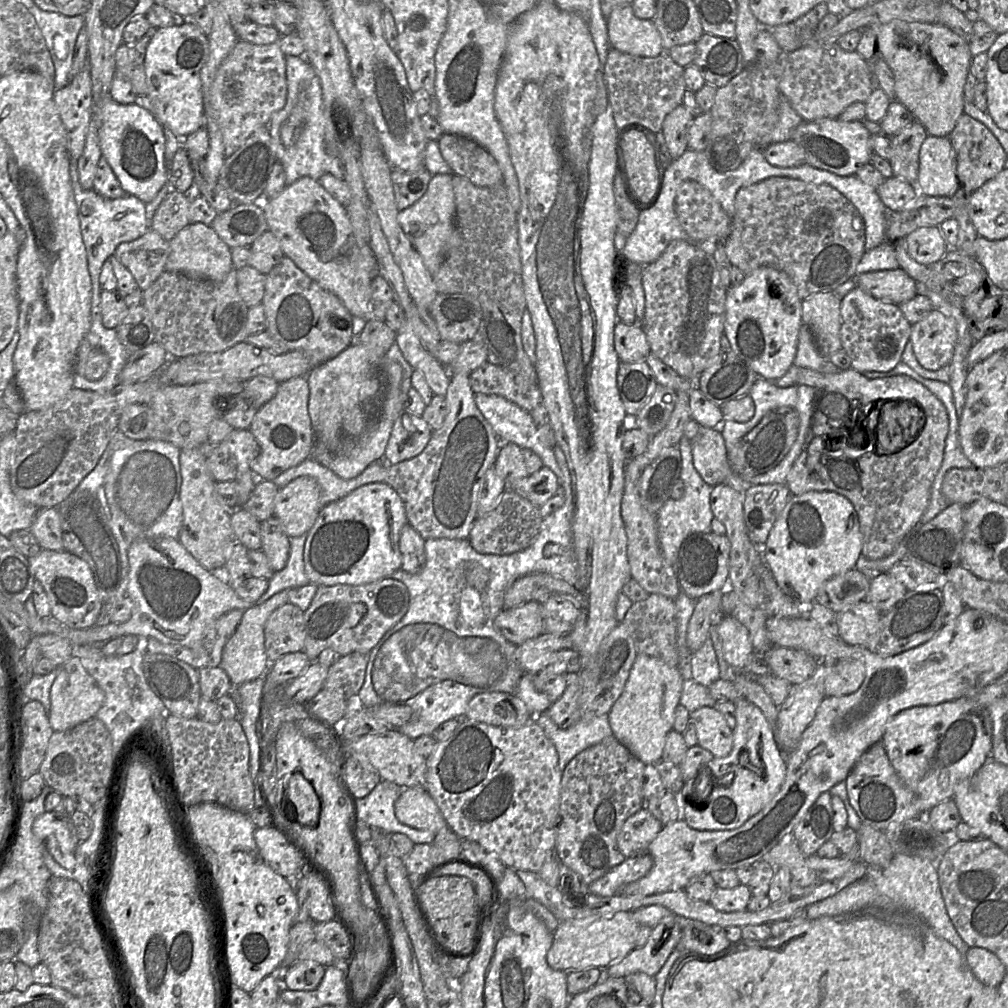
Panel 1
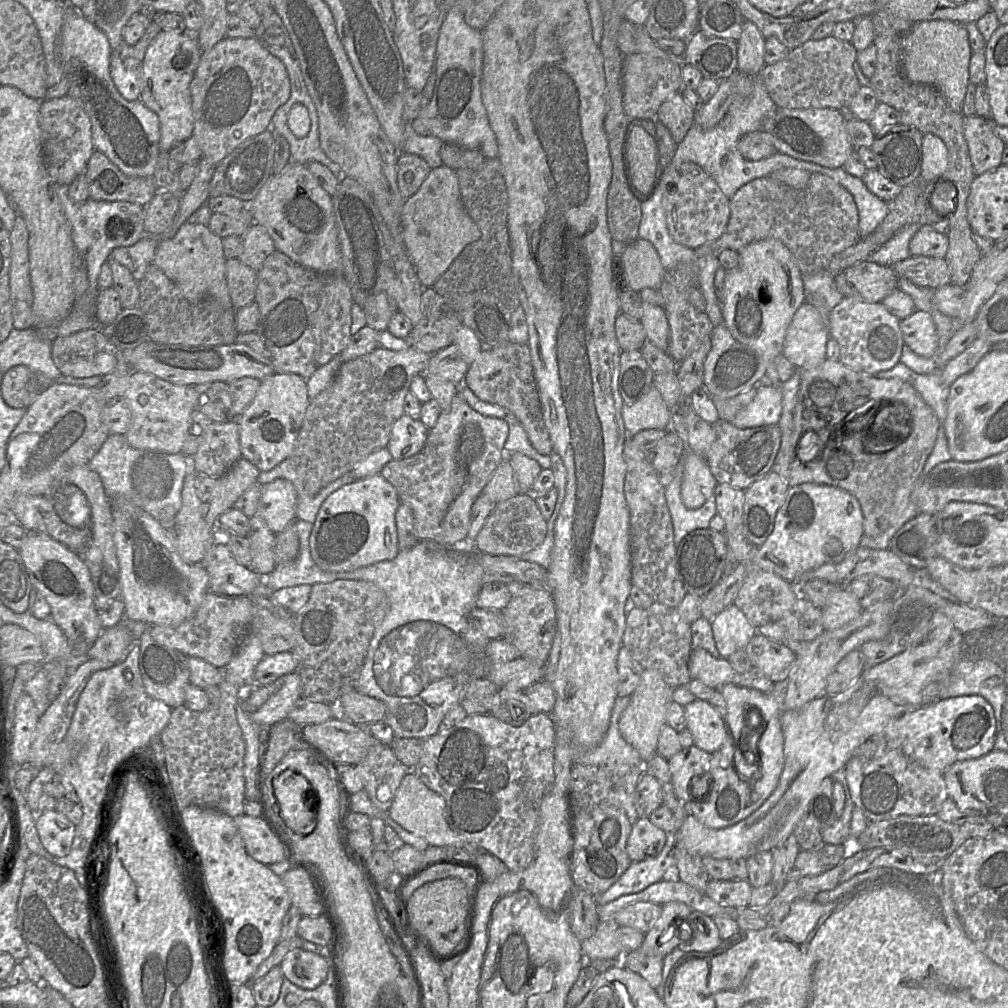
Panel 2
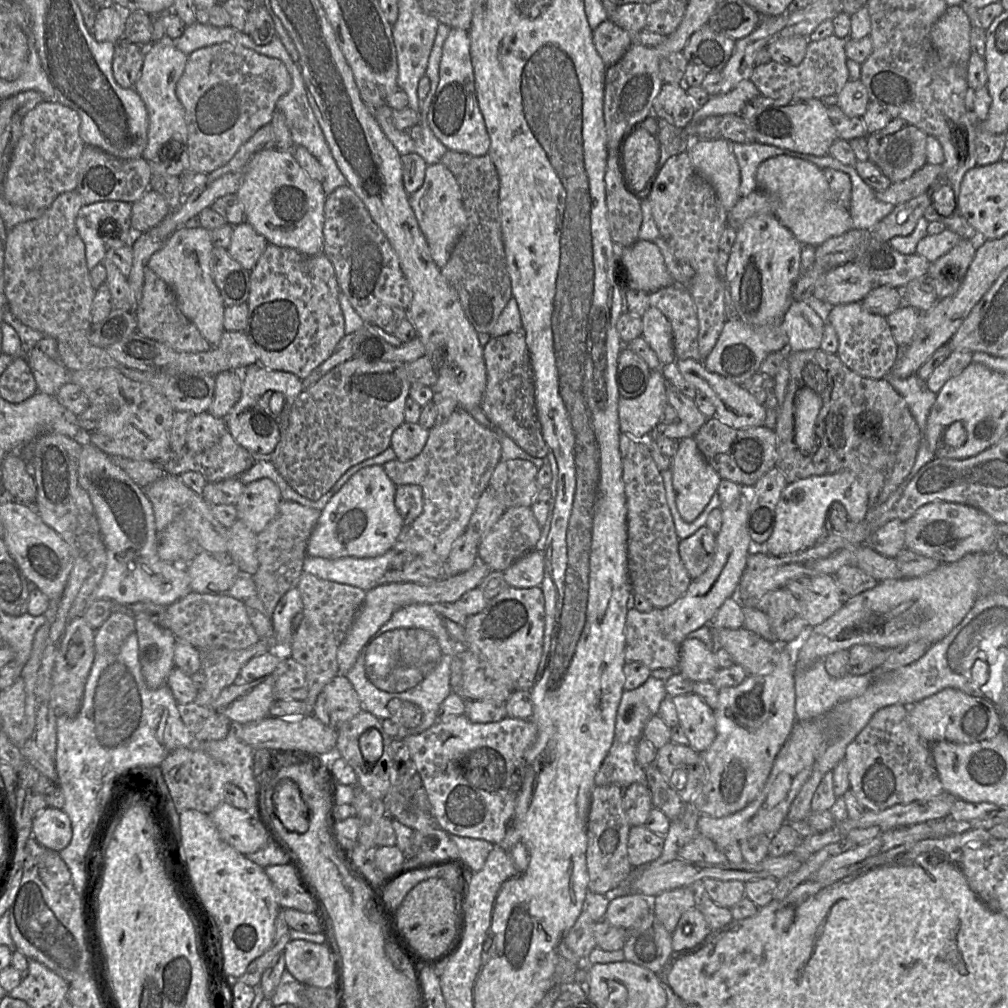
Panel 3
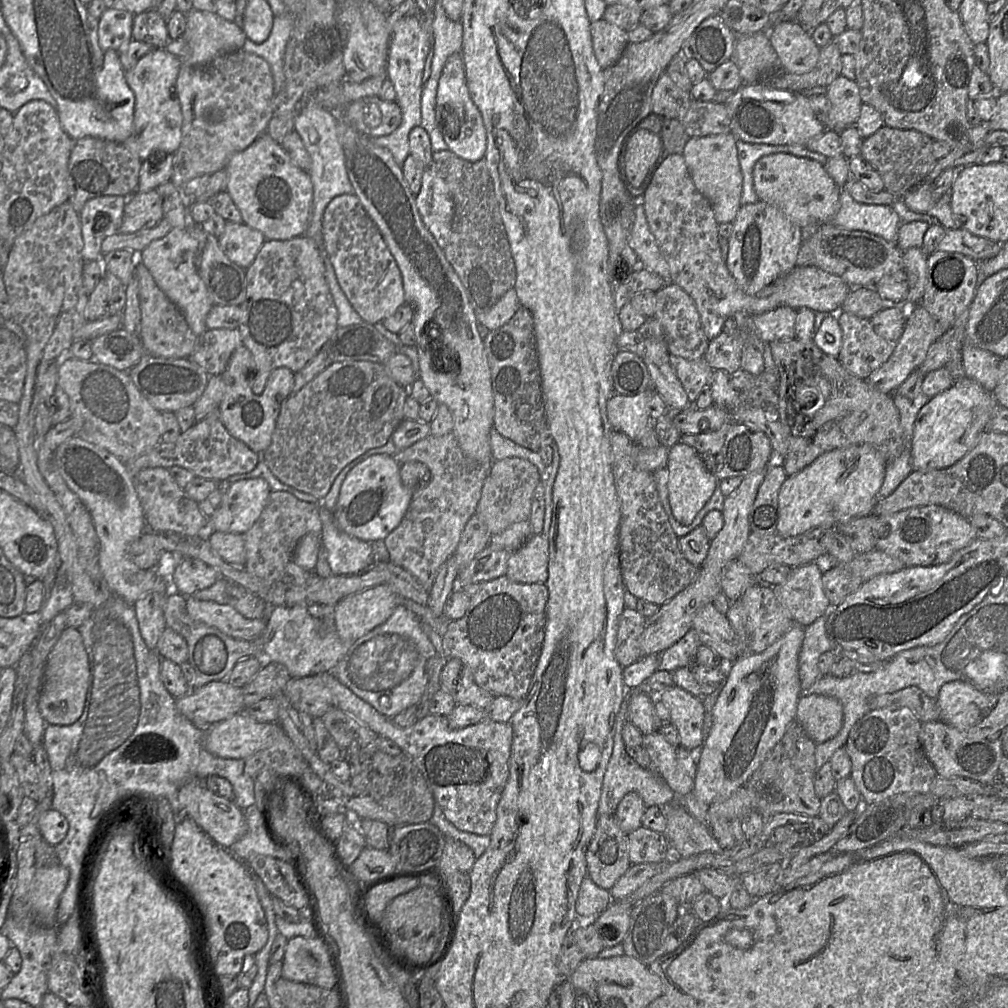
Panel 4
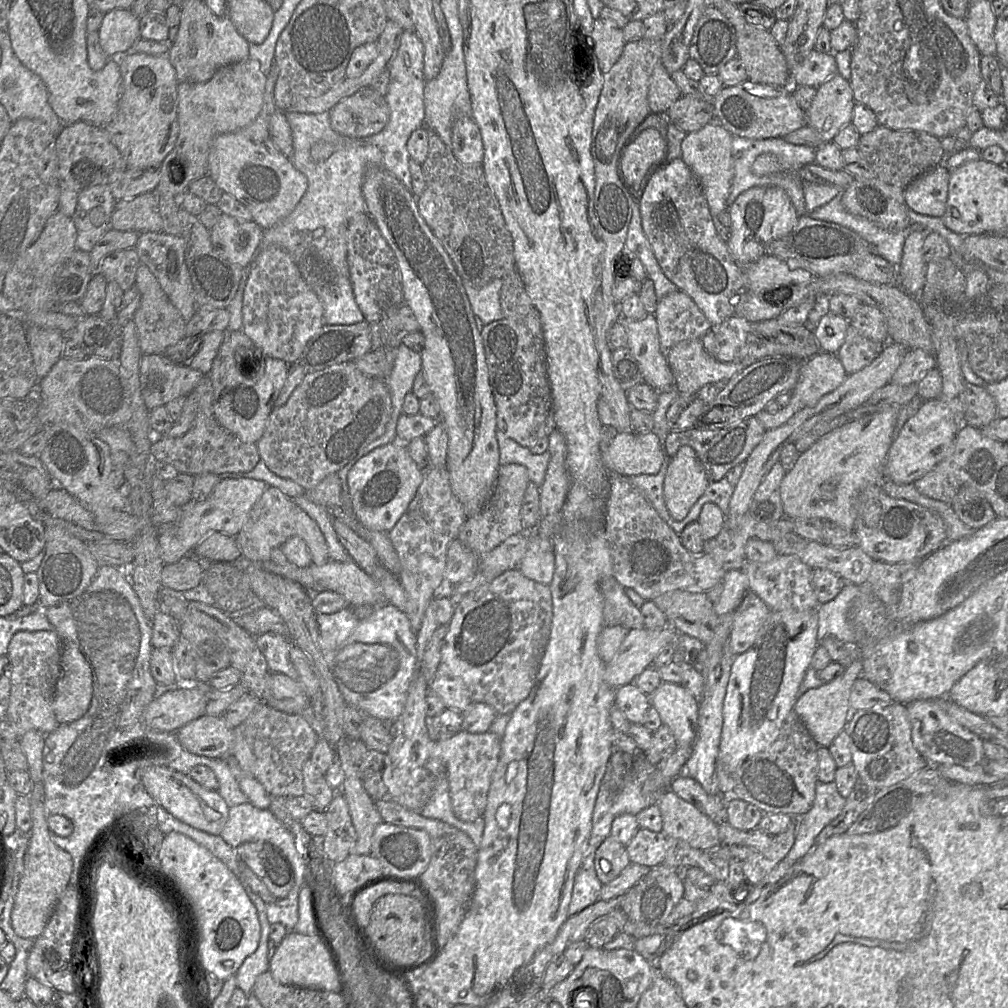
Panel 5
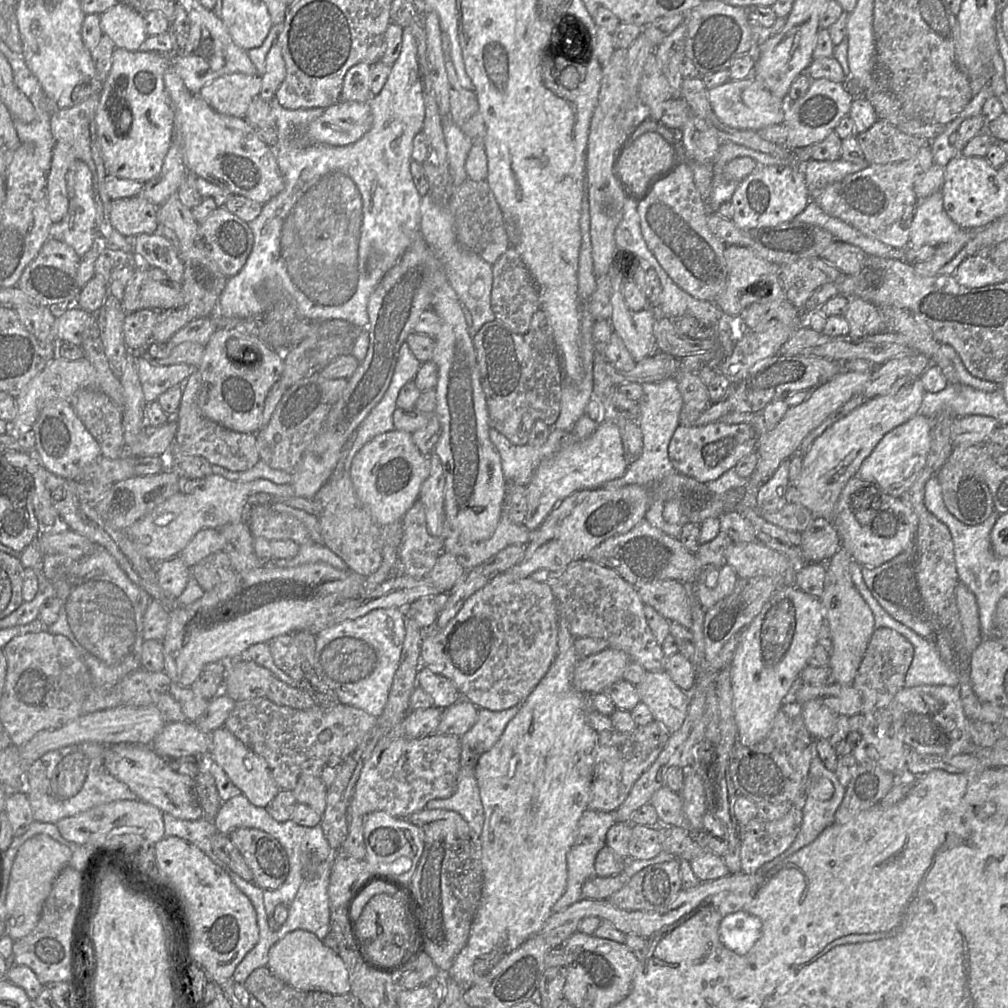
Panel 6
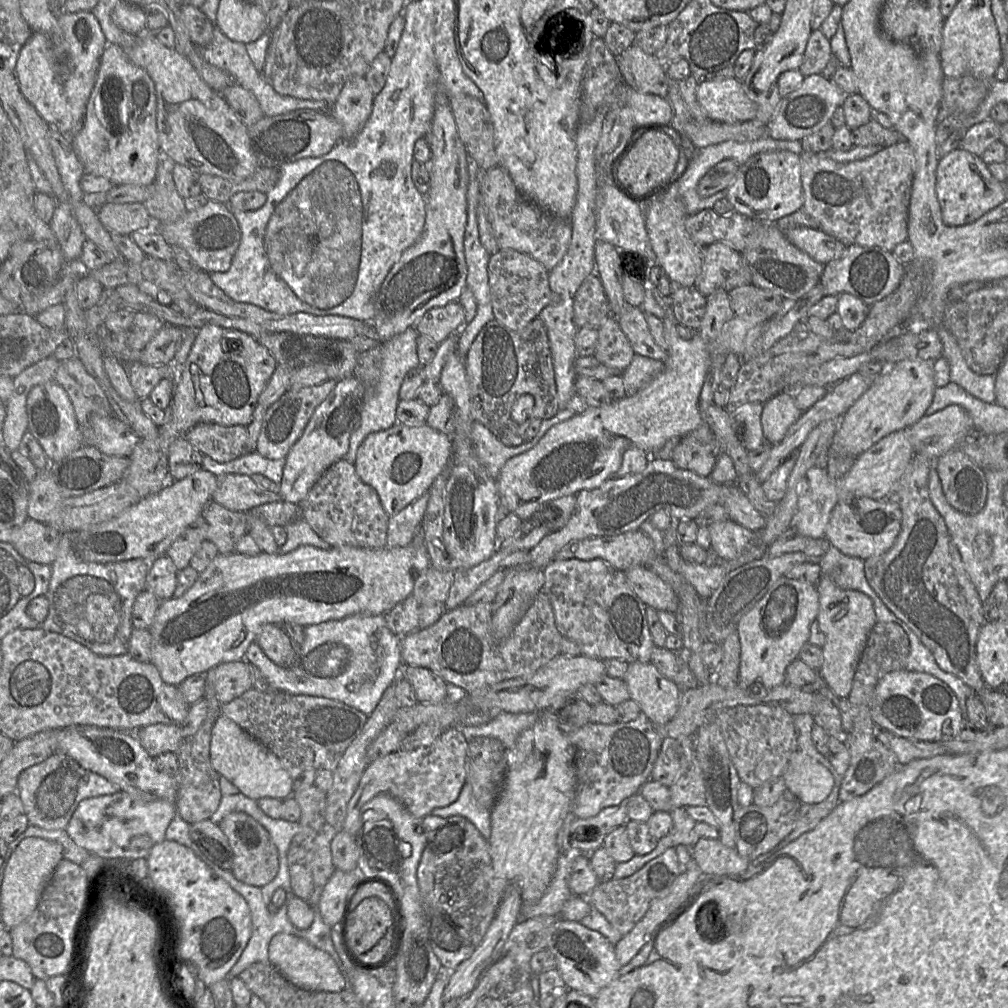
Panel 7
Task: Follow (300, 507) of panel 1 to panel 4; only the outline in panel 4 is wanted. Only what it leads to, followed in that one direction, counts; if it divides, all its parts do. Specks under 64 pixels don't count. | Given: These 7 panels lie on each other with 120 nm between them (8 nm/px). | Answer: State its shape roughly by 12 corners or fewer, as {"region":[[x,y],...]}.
{"region":[[263,478],[226,485],[208,532],[244,534],[270,492]]}

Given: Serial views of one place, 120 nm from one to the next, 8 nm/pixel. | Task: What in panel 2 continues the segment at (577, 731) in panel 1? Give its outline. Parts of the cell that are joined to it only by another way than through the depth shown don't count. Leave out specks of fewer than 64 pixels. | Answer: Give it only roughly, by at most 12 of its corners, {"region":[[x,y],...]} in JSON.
{"region":[[630,696],[617,697],[610,725],[596,748],[578,755],[575,764],[644,765],[622,737],[621,714]]}

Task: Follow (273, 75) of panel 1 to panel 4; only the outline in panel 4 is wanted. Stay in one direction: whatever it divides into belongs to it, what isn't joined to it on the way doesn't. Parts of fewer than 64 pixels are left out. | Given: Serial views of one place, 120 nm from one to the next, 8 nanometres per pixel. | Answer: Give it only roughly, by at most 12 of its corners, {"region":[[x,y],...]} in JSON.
{"region":[[243,49],[181,65],[170,181],[224,169],[274,113],[269,64]]}

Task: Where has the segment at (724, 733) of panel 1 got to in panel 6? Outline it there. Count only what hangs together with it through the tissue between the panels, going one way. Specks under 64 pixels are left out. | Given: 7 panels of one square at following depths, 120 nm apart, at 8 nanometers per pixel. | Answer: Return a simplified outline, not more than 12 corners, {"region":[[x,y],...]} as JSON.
{"region":[[647,671],[635,687],[670,735],[688,714],[690,694],[665,671]]}

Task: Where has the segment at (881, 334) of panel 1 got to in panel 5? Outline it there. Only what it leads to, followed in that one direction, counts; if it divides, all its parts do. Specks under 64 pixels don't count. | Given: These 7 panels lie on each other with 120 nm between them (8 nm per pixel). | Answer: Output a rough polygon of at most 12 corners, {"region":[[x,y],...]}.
{"region":[[849,324],[836,356],[849,375],[870,365],[886,343]]}

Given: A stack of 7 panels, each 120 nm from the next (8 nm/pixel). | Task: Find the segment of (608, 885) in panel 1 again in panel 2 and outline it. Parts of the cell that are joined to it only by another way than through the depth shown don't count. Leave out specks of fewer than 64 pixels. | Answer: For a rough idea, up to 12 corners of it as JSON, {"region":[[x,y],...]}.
{"region":[[675,834],[662,851],[632,862],[598,905],[641,892],[675,871]]}

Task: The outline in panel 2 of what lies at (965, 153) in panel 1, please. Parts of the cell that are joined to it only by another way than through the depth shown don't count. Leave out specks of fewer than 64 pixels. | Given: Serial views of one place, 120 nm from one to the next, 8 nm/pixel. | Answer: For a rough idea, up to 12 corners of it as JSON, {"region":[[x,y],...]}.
{"region":[[964,117],[976,176],[1002,164],[1005,143],[987,120]]}

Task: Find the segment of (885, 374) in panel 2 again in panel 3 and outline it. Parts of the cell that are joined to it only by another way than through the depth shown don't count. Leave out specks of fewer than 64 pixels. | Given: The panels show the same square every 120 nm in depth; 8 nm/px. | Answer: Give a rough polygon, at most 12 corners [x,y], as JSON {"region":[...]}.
{"region":[[916,374],[884,379],[904,398],[924,436],[937,394]]}

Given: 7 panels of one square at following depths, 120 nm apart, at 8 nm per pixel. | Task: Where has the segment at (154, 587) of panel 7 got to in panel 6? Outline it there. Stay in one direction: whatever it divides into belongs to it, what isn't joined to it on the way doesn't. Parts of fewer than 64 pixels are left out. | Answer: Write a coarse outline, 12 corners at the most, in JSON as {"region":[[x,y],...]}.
{"region":[[178,556],[159,562],[160,587],[174,598],[184,591],[191,568]]}

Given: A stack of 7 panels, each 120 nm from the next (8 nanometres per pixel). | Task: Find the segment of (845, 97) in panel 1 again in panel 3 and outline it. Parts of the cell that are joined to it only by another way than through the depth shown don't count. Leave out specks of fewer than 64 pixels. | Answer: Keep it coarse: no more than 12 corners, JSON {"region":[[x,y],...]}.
{"region":[[846,40],[810,41],[798,66],[771,60],[750,80],[760,95],[837,96],[850,80]]}

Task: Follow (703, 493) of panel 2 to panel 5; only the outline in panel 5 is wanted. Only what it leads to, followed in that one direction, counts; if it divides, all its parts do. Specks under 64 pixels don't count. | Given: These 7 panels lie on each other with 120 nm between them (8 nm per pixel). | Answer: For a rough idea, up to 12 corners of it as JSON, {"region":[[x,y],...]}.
{"region":[[695,451],[670,459],[663,495],[682,521],[709,483]]}

